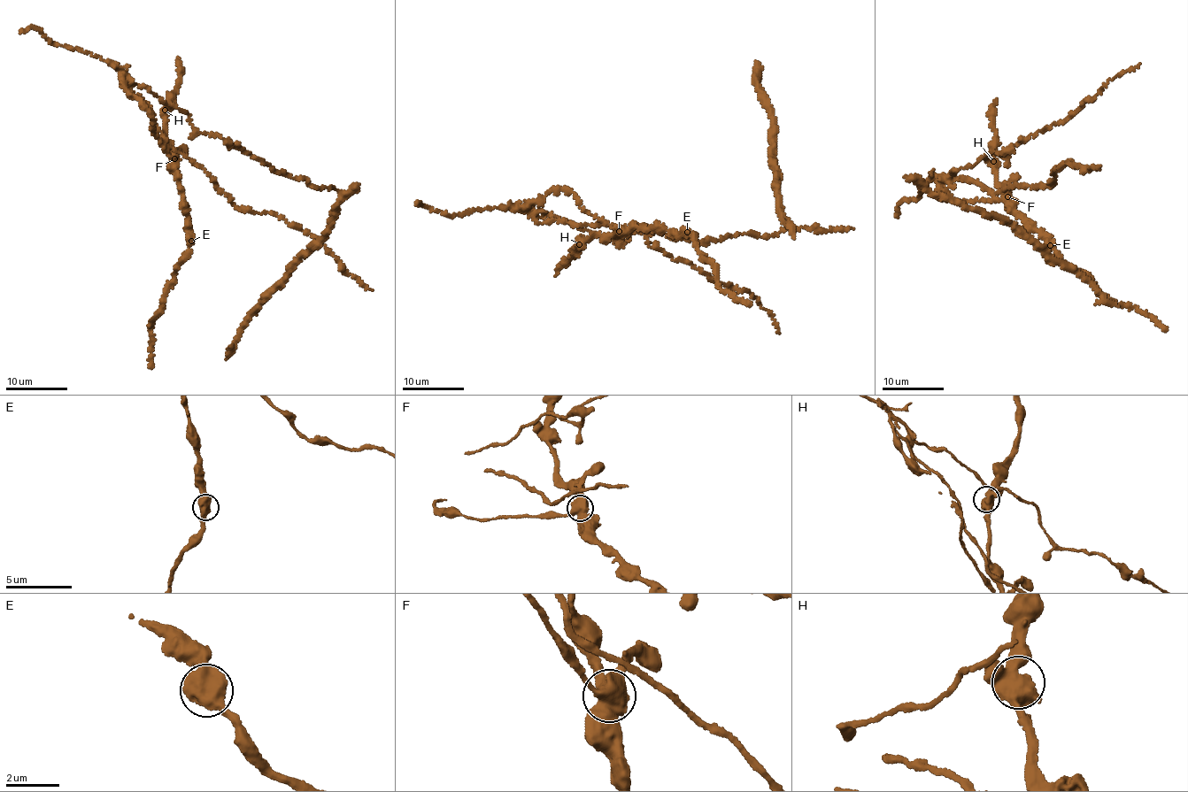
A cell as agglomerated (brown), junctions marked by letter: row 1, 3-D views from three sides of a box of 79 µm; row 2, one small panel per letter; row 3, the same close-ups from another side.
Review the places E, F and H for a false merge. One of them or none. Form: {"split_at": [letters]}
{"split_at": ["F"]}

